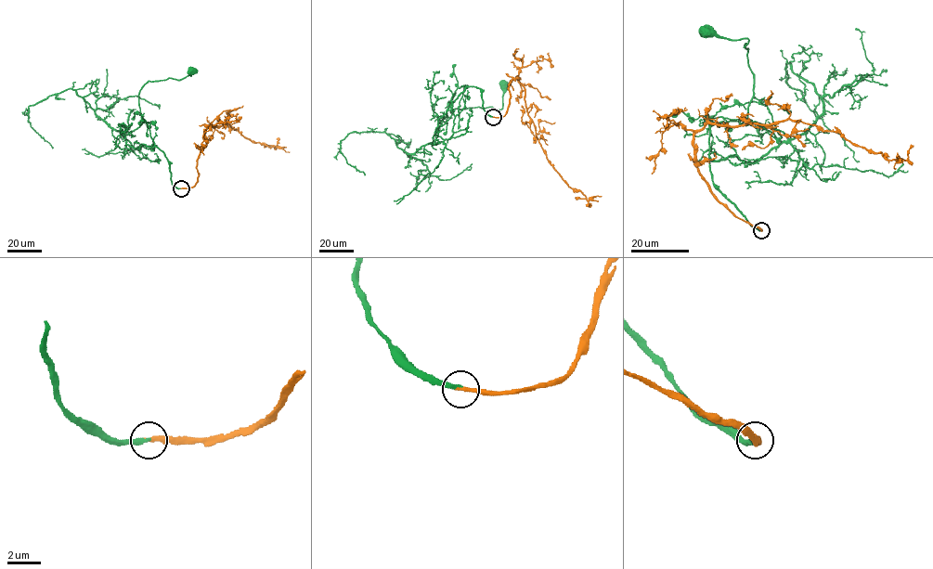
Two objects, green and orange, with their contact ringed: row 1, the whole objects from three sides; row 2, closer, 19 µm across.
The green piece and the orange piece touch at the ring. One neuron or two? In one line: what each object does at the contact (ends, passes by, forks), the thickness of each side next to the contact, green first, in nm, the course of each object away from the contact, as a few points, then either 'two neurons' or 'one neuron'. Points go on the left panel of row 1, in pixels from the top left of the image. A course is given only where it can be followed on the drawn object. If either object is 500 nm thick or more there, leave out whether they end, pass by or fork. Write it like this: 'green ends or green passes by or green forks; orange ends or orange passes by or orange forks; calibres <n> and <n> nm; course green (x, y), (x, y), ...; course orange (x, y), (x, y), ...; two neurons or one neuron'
green ends; orange ends; calibres 280 and 280 nm; course green (181, 188), (162, 152), (134, 148), (124, 136), (142, 122), (138, 94), (149, 81), (191, 71); course orange (181, 188), (197, 181), (197, 160), (210, 125), (224, 122), (254, 142), (290, 152); one neuron

